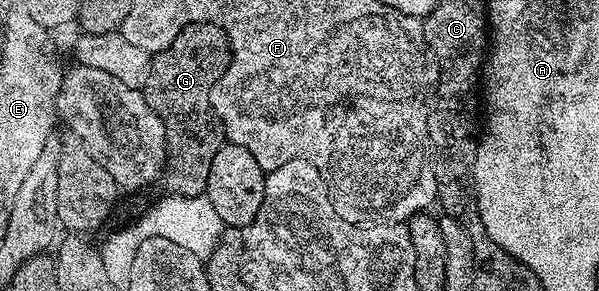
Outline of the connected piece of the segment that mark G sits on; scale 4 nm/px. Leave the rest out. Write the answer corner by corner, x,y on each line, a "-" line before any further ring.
190,22
173,44
151,59
145,84
141,87
144,100
157,112
165,124
167,165
161,182
172,194
197,196
206,194
209,184
209,167
213,156
225,145
223,126
215,117
211,106
211,89
229,68
231,41
220,26
211,22

